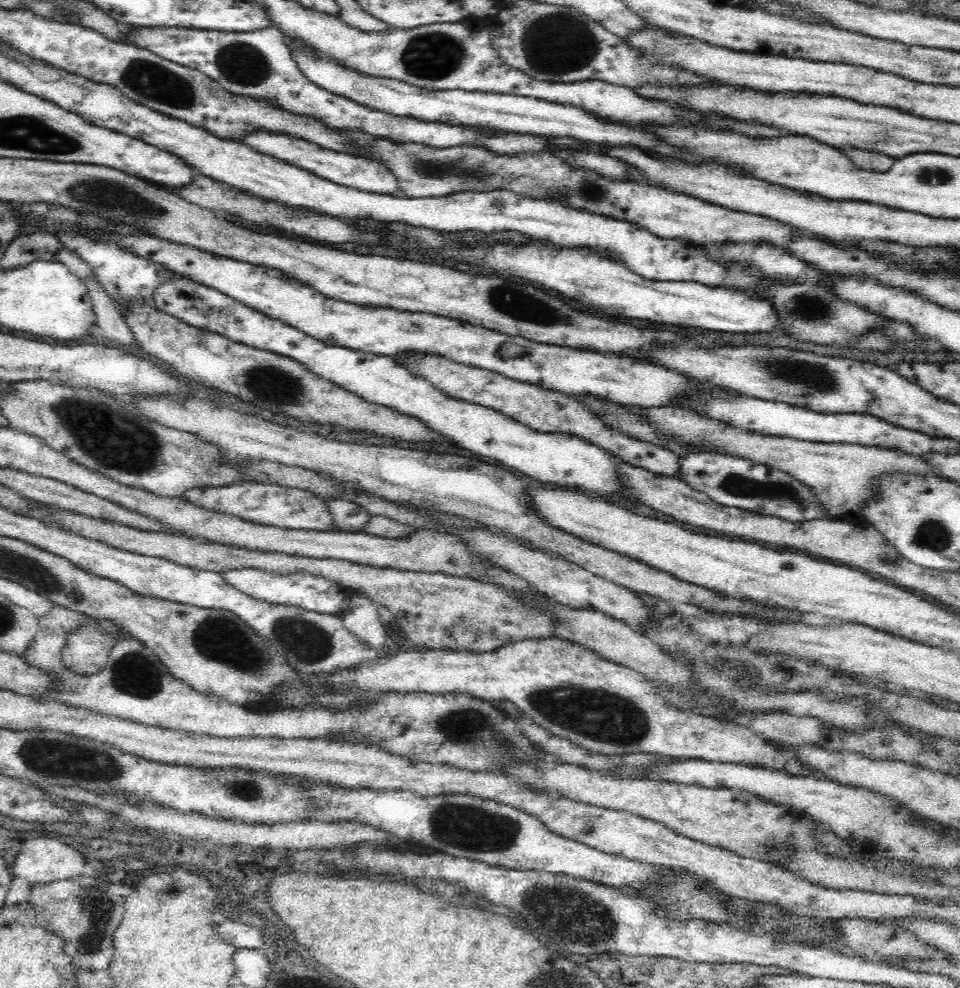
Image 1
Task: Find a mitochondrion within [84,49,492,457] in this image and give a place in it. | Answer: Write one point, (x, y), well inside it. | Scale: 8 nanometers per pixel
(150, 80)

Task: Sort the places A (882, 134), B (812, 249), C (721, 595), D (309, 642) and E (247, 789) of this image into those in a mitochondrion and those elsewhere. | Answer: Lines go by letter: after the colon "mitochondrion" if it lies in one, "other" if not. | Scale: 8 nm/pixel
A: mitochondrion
B: other
C: other
D: mitochondrion
E: mitochondrion

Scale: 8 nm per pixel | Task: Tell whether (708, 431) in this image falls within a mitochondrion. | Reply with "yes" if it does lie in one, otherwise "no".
no

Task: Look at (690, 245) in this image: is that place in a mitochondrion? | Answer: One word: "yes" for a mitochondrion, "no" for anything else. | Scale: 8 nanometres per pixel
no

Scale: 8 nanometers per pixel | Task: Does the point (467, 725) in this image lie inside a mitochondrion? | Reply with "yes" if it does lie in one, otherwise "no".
yes

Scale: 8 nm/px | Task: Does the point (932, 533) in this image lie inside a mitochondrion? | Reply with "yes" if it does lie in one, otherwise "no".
yes

